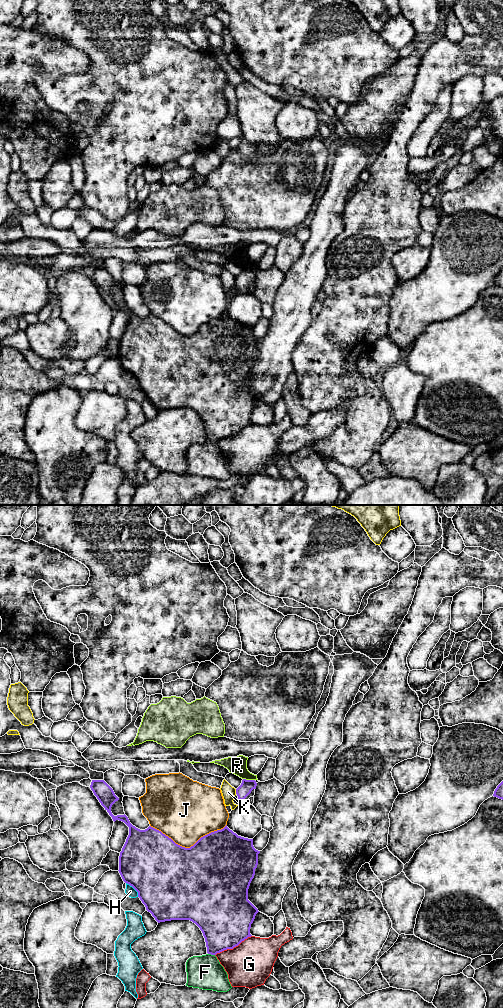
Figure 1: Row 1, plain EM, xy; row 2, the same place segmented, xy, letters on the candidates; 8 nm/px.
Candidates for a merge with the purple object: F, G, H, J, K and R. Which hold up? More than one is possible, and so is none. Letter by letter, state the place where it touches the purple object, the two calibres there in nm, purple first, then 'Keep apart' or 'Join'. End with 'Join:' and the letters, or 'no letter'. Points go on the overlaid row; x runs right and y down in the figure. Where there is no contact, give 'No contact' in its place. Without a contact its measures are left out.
F: Touches purple at xy (211, 954). Thickness 360 nm (purple) against 280 nm. Keep apart
G: Touches purple at xy (233, 947). Thickness 440 nm (purple) against 360 nm. Keep apart
H: Touches purple at xy (134, 888). Thickness 500 nm (purple) against 80 nm. Keep apart
J: Touches purple at xy (188, 848). Thickness 500 nm (purple) against 400 nm. Keep apart
K: Touches purple at xy (236, 791). Thickness 100 nm (purple) against 110 nm. Keep apart
R: Touches purple at xy (249, 780). Thickness 100 nm (purple) against 140 nm. Keep apart
Join: no letter

